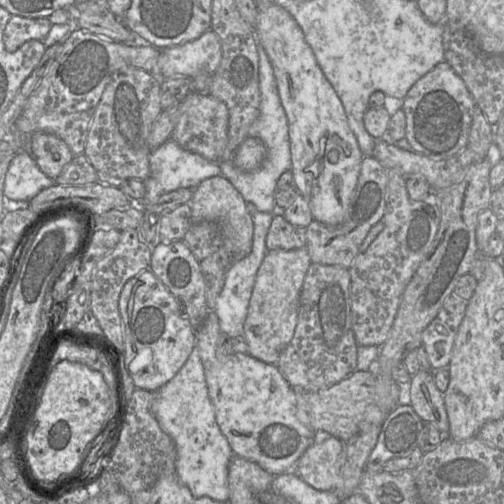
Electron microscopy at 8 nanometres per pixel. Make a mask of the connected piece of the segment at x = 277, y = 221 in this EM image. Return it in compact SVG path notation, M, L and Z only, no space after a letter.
M276 212L266 237L267 250L293 250L306 246L306 228L289 223L282 212Z

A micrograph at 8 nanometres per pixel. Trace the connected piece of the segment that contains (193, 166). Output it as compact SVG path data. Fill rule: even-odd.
M171 138L152 150L149 163L150 175L144 180L146 193L141 202L136 202L140 208L154 203L165 193L180 188L195 189L205 179L222 175L219 162L210 161L197 153L187 151Z

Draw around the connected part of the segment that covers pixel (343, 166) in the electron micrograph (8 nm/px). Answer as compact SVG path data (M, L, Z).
M277 4L260 9L255 33L270 59L281 103L288 119L293 185L308 202L314 220L330 226L338 225L348 213L364 158L349 127L343 104L318 65L302 29L286 9Z

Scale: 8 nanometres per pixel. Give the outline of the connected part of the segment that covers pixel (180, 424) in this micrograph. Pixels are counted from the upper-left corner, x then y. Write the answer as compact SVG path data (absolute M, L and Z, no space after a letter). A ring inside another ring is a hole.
M195 346L179 372L165 385L154 392L152 412L161 429L173 440L176 447L176 474L195 498L207 496L219 502L228 502L228 465L234 453L221 432L210 400L204 367L199 349Z

